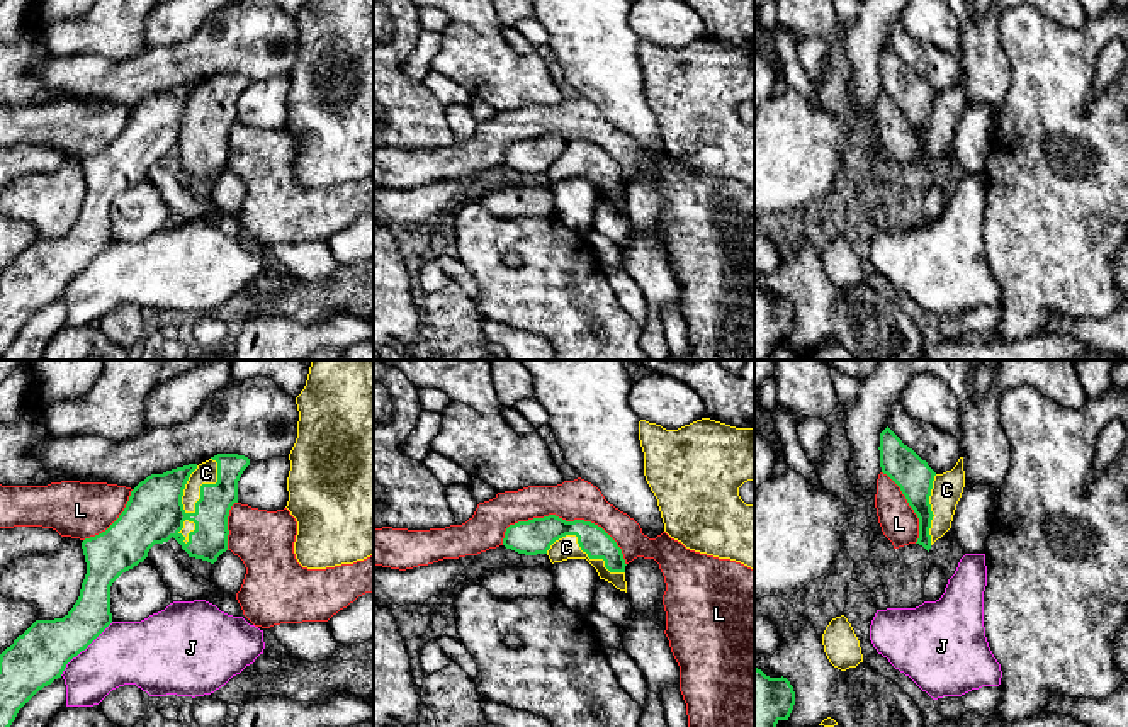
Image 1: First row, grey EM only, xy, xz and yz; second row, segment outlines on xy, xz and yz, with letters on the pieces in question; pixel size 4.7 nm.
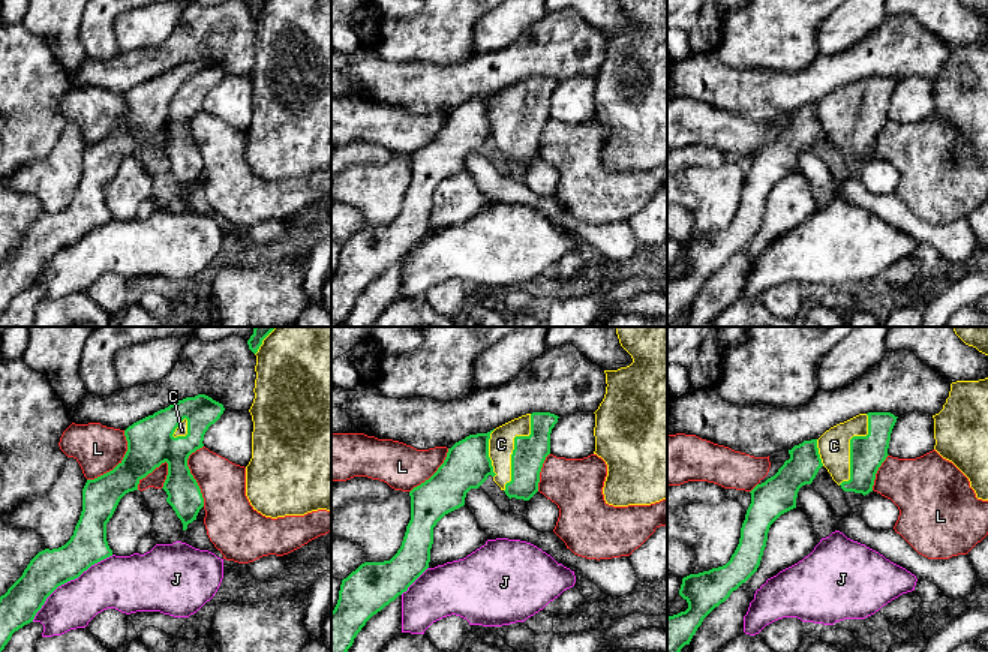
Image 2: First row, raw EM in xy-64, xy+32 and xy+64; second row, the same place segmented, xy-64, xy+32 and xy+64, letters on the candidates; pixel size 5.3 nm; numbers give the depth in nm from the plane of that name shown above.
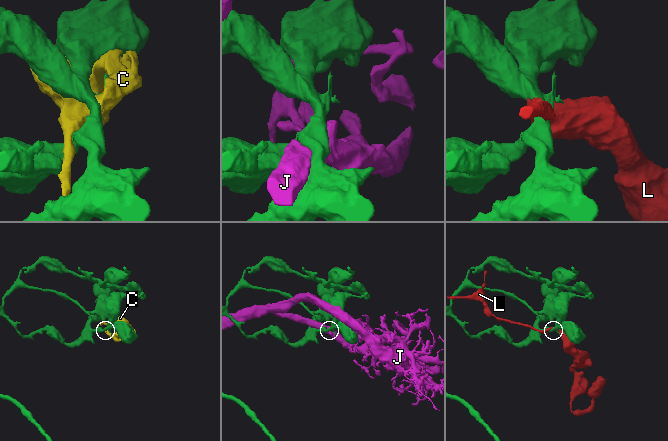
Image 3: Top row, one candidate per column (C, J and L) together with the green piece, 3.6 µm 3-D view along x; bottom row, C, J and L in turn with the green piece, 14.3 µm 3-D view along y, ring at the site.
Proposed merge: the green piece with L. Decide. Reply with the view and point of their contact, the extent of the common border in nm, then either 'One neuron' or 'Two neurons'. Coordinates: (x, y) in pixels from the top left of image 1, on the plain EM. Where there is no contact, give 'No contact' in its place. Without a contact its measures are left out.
Touches green at xz (568, 141). Shared border 600 nm. Two neurons

